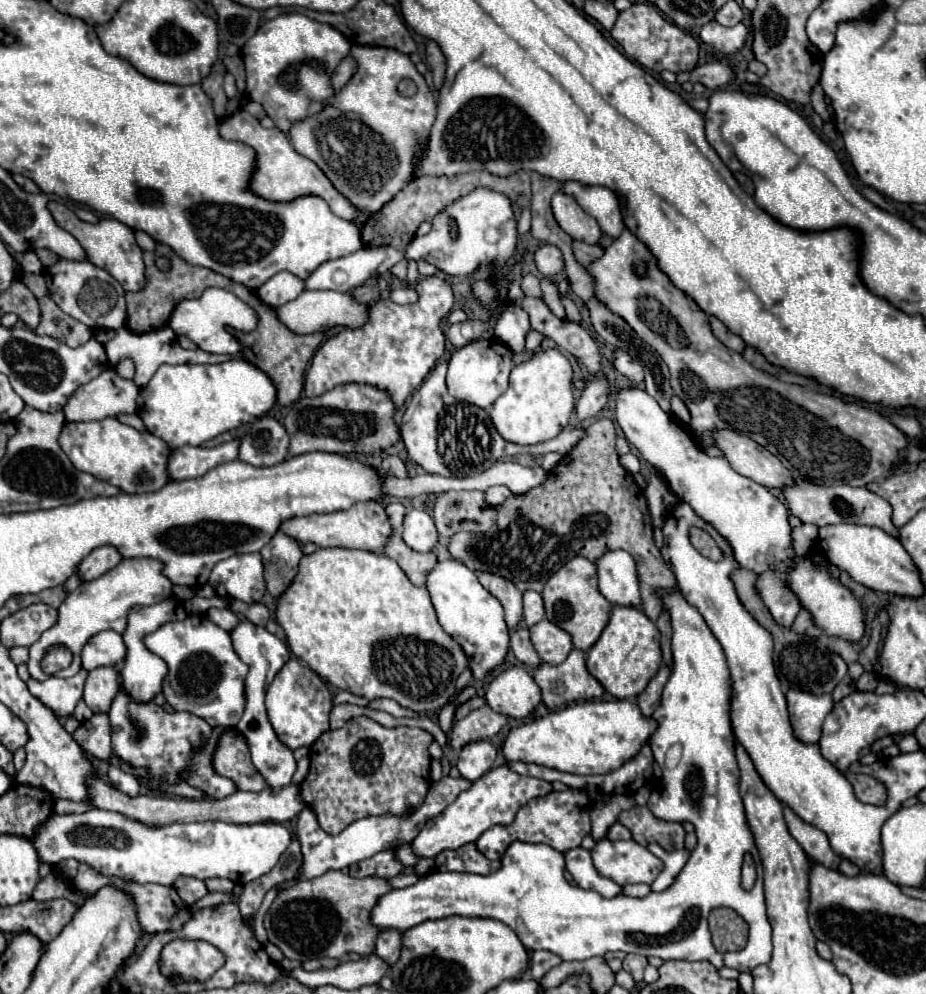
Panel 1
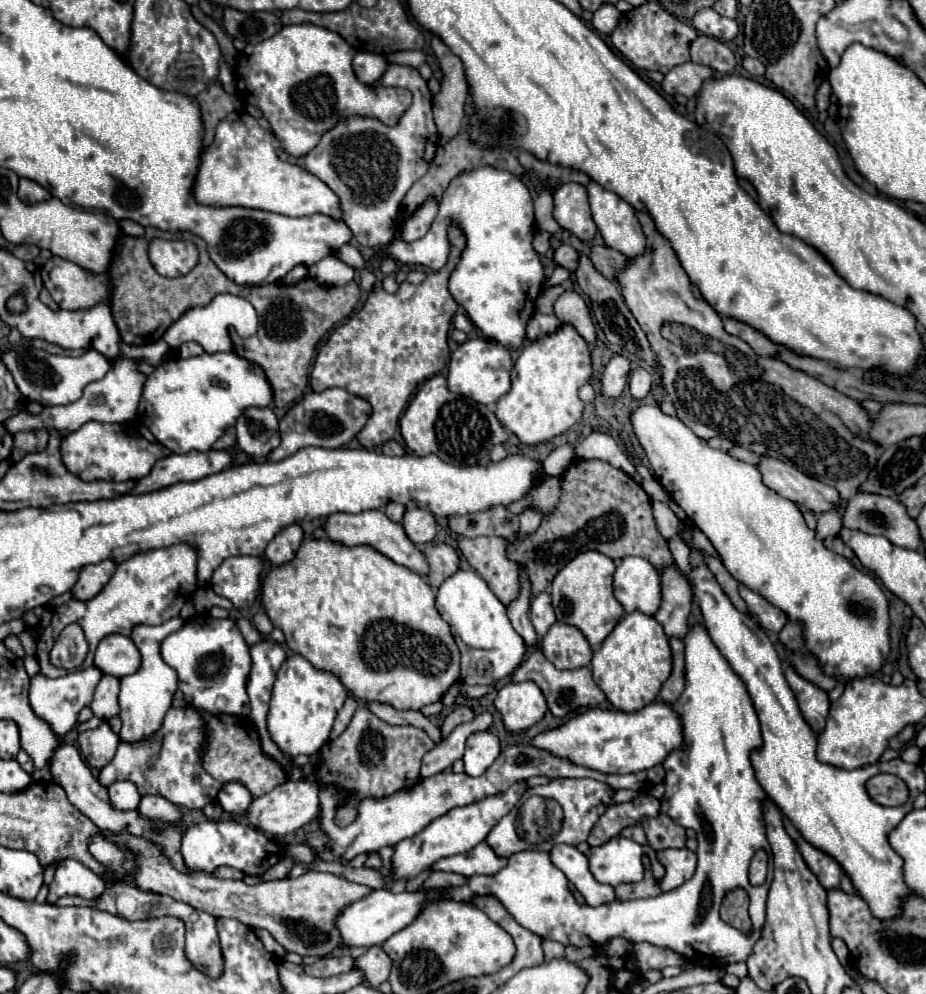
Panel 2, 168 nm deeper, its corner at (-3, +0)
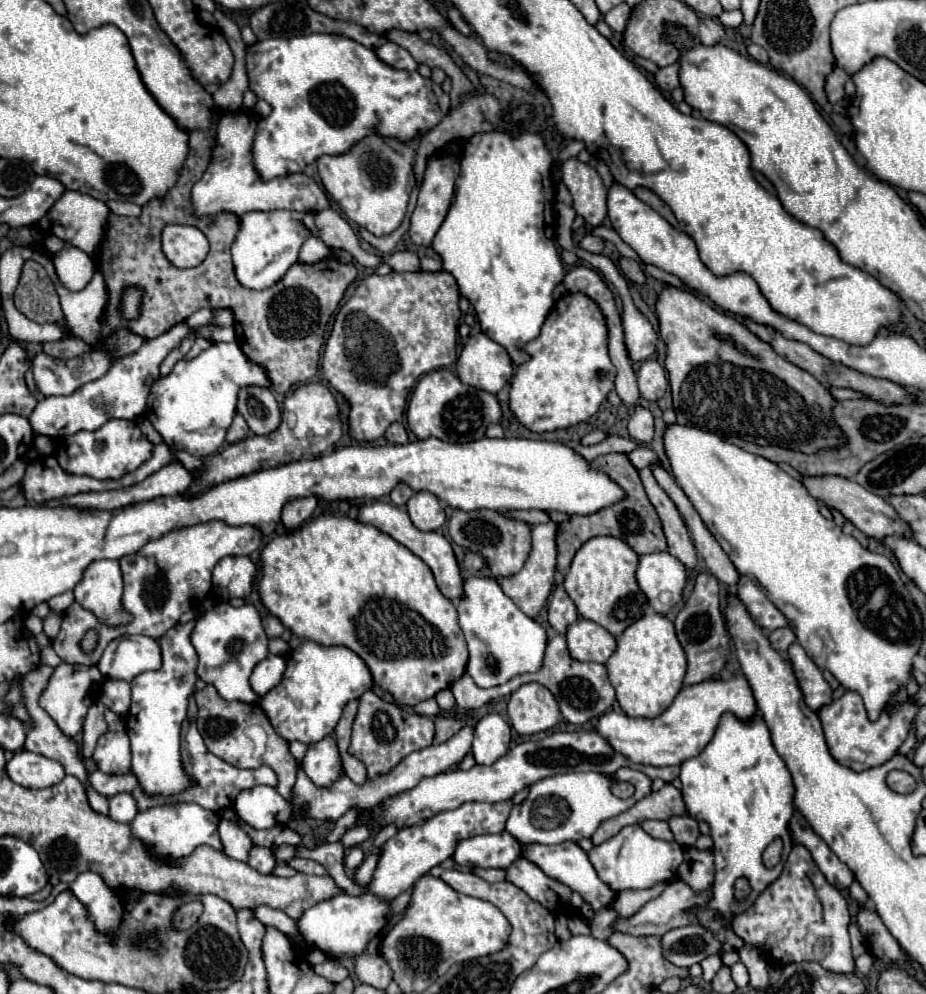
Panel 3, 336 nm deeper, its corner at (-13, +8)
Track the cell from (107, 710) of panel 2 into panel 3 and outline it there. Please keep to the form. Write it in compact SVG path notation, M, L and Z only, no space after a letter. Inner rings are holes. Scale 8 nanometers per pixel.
M106 679L100 697L102 705L106 705L110 711L118 715L126 715L130 709L130 683L126 681L116 681L116 679Z

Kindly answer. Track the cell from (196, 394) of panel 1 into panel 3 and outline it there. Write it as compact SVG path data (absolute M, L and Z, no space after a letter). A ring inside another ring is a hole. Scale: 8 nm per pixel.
M214 343L190 361L178 361L168 377L160 377L150 391L146 417L160 433L164 443L196 457L216 453L236 413L236 395L240 387L270 387L266 371L252 363L238 343Z

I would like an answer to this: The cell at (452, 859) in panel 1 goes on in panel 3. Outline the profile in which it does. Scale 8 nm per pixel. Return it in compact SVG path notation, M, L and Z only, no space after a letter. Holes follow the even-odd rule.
M508 831L496 835L470 837L458 843L452 857L458 865L506 869L520 857L520 843Z

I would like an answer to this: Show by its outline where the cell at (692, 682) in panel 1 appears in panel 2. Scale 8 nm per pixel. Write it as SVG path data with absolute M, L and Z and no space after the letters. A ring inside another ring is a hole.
M692 625L684 637L684 645L686 645L686 685L682 695L672 703L672 709L680 715L682 719L682 745L678 749L674 749L672 753L668 753L668 757L664 759L664 769L666 769L666 779L664 779L664 787L666 793L662 797L662 807L660 811L666 813L672 821L676 821L682 827L690 827L696 831L696 839L698 839L698 865L696 865L696 873L692 875L692 879L688 879L686 883L682 883L680 887L660 893L656 897L648 897L648 899L630 899L630 901L610 901L598 907L592 905L582 905L574 899L574 895L568 889L568 881L566 875L550 861L550 853L546 851L538 851L538 849L528 849L528 851L518 851L512 857L508 857L508 865L498 871L496 875L472 875L468 877L470 881L466 881L464 885L458 887L446 887L444 895L430 895L424 889L418 891L402 891L402 893L392 893L390 889L376 889L370 895L366 895L364 899L348 905L348 909L344 909L340 913L340 917L336 919L336 925L342 933L344 945L348 947L372 947L372 945L382 945L384 941L388 941L388 937L392 937L394 933L402 931L404 927L408 927L418 915L420 909L424 909L430 901L436 899L450 899L450 901L458 901L458 903L472 903L476 897L494 897L502 903L502 907L528 931L532 931L534 935L542 937L542 939L550 939L556 943L562 943L564 947L574 945L574 947L602 947L606 941L622 937L628 943L650 943L662 949L672 949L676 953L680 953L688 963L694 965L716 965L716 967L726 967L730 963L738 963L738 961L748 961L748 957L754 951L756 941L762 935L762 927L766 921L766 895L772 879L767 879L764 885L760 887L752 887L748 883L748 865L752 855L758 849L767 849L769 856L768 871L774 870L772 854L768 849L768 841L766 841L766 831L764 831L764 821L762 821L762 799L766 797L766 793L762 791L762 787L756 781L752 763L750 763L750 751L754 747L760 747L762 739L760 739L760 725L758 725L758 717L756 711L752 707L752 699L742 683L742 679L732 671L730 663L726 661L726 657L720 653L720 649L714 645L714 641L710 639L710 635L706 633L706 629L702 625ZM736 887L742 887L748 895L750 895L750 919L752 919L752 935L744 935L738 929L726 925L720 917L718 917L718 909L722 899L726 897L726 893L734 891Z

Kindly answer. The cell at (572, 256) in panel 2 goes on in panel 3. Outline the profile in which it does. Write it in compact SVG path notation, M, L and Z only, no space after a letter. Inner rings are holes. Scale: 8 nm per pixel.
M586 235L580 241L580 247L586 249L586 251L592 251L592 253L600 253L604 249L604 239L602 237L596 237L596 235Z

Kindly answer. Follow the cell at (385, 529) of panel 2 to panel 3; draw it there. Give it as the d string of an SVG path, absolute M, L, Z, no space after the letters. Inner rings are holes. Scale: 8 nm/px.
M376 501L376 503L370 503L370 505L364 505L360 507L360 517L358 517L362 523L368 523L368 525L374 525L376 529L380 529L382 533L390 535L392 539L396 539L398 543L402 543L404 547L408 547L414 555L418 555L434 573L436 577L436 585L440 589L440 593L458 603L462 597L464 597L464 577L460 573L460 565L456 561L456 555L452 551L452 545L448 543L448 539L442 535L442 533L436 533L436 531L420 531L412 525L406 509L400 509L396 505L390 505L390 503L384 503L384 501Z

